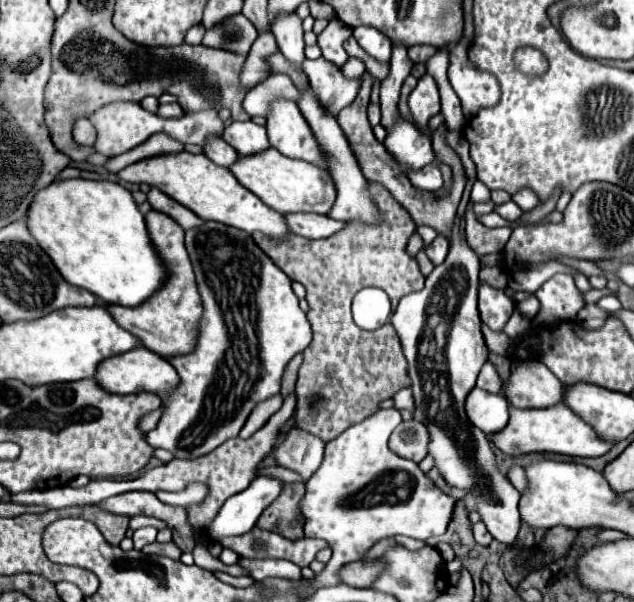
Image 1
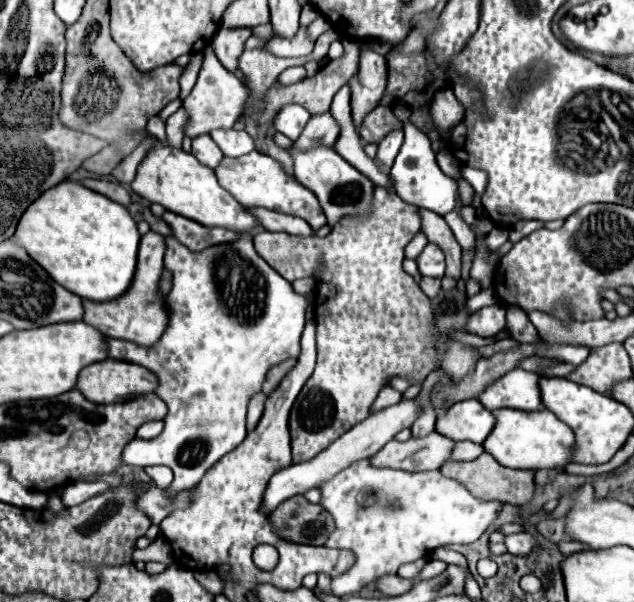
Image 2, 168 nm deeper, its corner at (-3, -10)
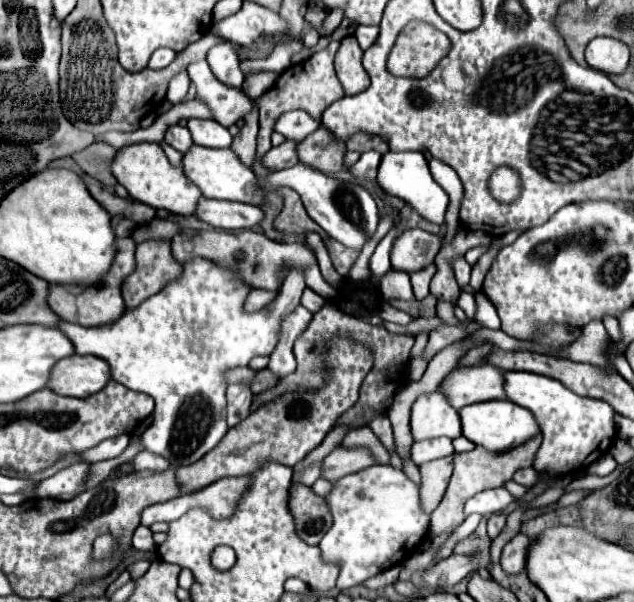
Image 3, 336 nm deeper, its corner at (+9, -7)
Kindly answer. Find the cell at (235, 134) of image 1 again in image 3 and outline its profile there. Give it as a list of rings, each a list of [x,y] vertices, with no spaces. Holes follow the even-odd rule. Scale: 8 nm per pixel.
[[[190,118],[188,120],[188,130],[192,134],[192,142],[198,146],[208,146],[208,148],[228,148],[232,144],[230,132],[218,124],[216,120],[200,120],[200,118]]]

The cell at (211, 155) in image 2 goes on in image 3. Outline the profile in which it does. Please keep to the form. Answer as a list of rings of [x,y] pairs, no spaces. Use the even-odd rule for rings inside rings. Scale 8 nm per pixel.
[[[180,124],[168,126],[168,130],[166,130],[166,134],[164,134],[164,142],[170,144],[172,148],[176,148],[180,154],[184,154],[184,152],[192,146],[192,138],[190,138],[188,128],[184,128],[184,126],[180,126]]]

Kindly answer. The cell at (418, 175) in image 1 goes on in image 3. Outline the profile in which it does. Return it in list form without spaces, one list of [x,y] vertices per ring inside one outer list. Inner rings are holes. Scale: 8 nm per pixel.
[[[388,152],[388,154],[384,154],[380,168],[378,168],[376,182],[380,184],[380,188],[386,194],[402,198],[414,210],[418,210],[426,220],[439,225],[445,223],[444,214],[448,208],[448,194],[430,176],[428,162],[426,162],[424,154],[420,154],[420,152]]]

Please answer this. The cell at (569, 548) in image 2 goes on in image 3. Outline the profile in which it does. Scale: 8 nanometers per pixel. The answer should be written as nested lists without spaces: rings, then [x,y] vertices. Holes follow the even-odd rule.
[[[516,534],[502,550],[502,558],[500,558],[500,566],[506,574],[520,574],[526,566],[526,552],[528,552],[528,544],[530,538],[526,534]]]

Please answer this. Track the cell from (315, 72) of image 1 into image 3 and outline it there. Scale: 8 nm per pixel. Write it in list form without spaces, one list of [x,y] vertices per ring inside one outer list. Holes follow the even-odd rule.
[[[286,140],[284,144],[280,144],[280,146],[276,146],[276,148],[270,148],[270,150],[264,154],[264,158],[262,158],[264,168],[268,168],[270,172],[284,170],[284,168],[292,168],[292,166],[298,162],[296,146],[298,146],[298,144],[292,144],[290,140]]]

